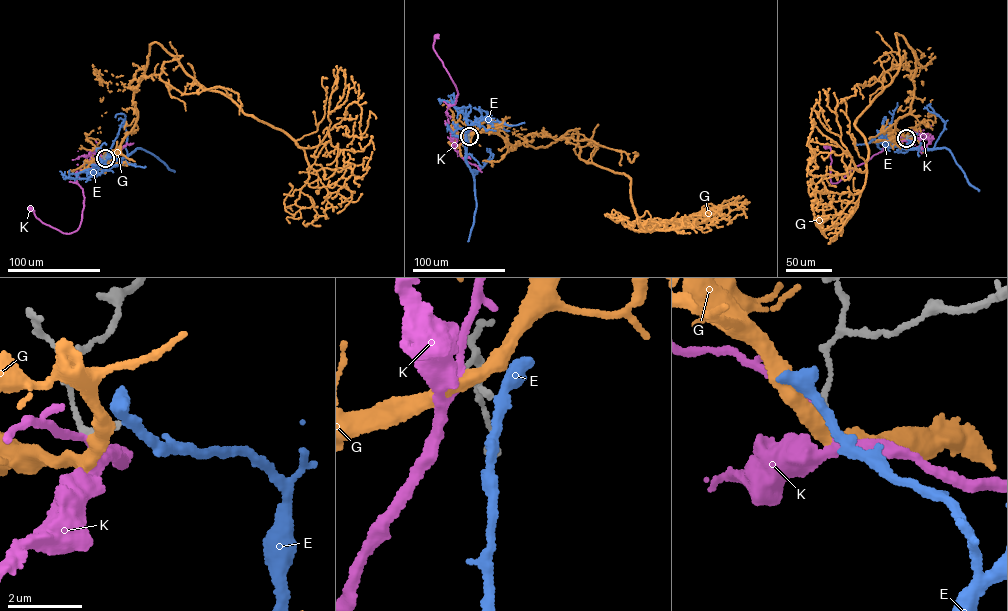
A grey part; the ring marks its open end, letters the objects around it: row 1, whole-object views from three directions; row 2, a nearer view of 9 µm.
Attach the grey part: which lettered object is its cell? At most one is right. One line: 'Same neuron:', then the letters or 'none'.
Same neuron: E

